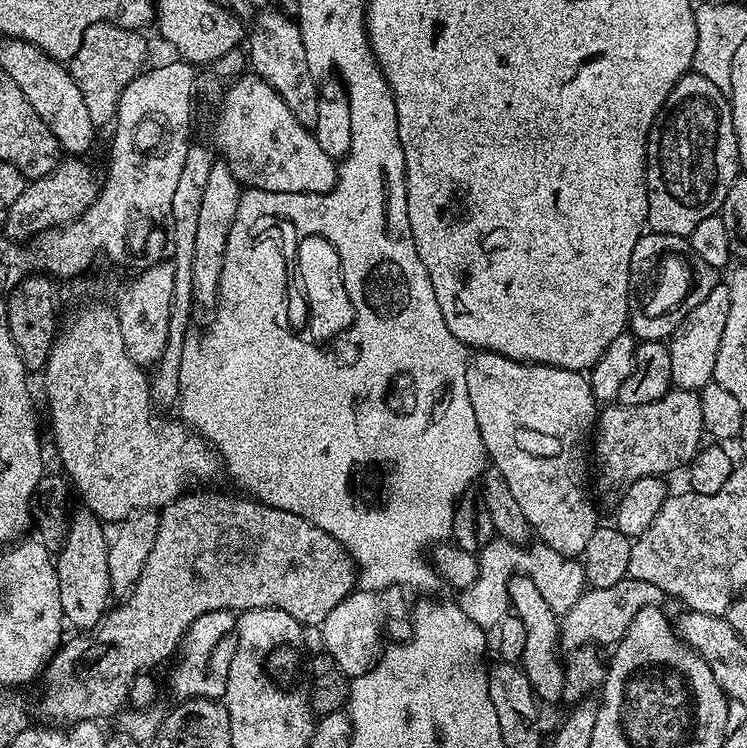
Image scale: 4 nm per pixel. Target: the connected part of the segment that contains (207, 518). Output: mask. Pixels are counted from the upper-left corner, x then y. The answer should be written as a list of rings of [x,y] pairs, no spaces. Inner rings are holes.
[[[196,492],[193,496],[188,495],[181,495],[159,513],[160,521],[158,522],[158,534],[154,538],[154,547],[150,550],[150,558],[146,558],[146,566],[142,566],[142,574],[129,596],[123,602],[117,603],[120,605],[117,608],[115,605],[94,630],[87,634],[76,634],[73,640],[65,639],[56,653],[52,655],[52,661],[48,663],[46,675],[43,677],[43,680],[45,679],[44,693],[40,696],[40,712],[48,719],[45,721],[56,726],[71,726],[83,720],[100,722],[103,721],[103,716],[115,717],[128,704],[130,682],[134,682],[134,678],[138,678],[138,674],[156,670],[156,667],[168,655],[171,657],[179,649],[180,641],[183,640],[186,630],[194,622],[194,618],[198,618],[202,614],[214,610],[228,610],[233,614],[239,614],[255,608],[273,608],[274,610],[286,610],[286,614],[290,614],[290,618],[297,620],[301,626],[309,626],[308,624],[318,626],[324,621],[326,614],[330,614],[330,610],[334,610],[334,606],[338,606],[357,587],[358,569],[352,555],[333,536],[318,530],[318,526],[314,526],[314,522],[310,522],[298,514],[290,514],[286,510],[269,508],[268,505],[251,498],[231,500],[230,497],[219,496],[216,492]]]

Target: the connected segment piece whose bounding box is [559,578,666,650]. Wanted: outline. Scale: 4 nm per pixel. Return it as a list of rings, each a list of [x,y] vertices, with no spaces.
[[[625,578],[622,582],[614,582],[614,586],[589,587],[578,598],[578,602],[574,602],[574,606],[570,606],[570,610],[563,613],[562,619],[559,621],[559,647],[571,650],[587,644],[614,646],[623,638],[630,622],[634,622],[634,618],[643,608],[663,605],[665,600],[665,592],[645,580]]]

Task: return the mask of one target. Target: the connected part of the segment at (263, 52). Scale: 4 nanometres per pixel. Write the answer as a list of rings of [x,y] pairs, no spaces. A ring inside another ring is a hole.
[[[276,6],[264,8],[260,13],[257,11],[254,16],[256,33],[247,37],[246,48],[248,44],[248,56],[252,59],[251,71],[284,99],[286,106],[306,127],[312,128],[318,118],[318,80],[310,70],[310,62],[306,62],[306,46],[302,42],[300,25],[290,17],[287,11]]]

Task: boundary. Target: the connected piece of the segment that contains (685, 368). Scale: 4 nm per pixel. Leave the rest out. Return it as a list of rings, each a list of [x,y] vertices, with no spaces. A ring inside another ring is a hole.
[[[720,282],[698,306],[687,309],[684,320],[667,341],[670,350],[670,374],[675,387],[699,392],[713,383],[714,362],[718,362],[718,346],[722,346],[722,330],[726,330],[726,318],[730,318],[730,290]]]

